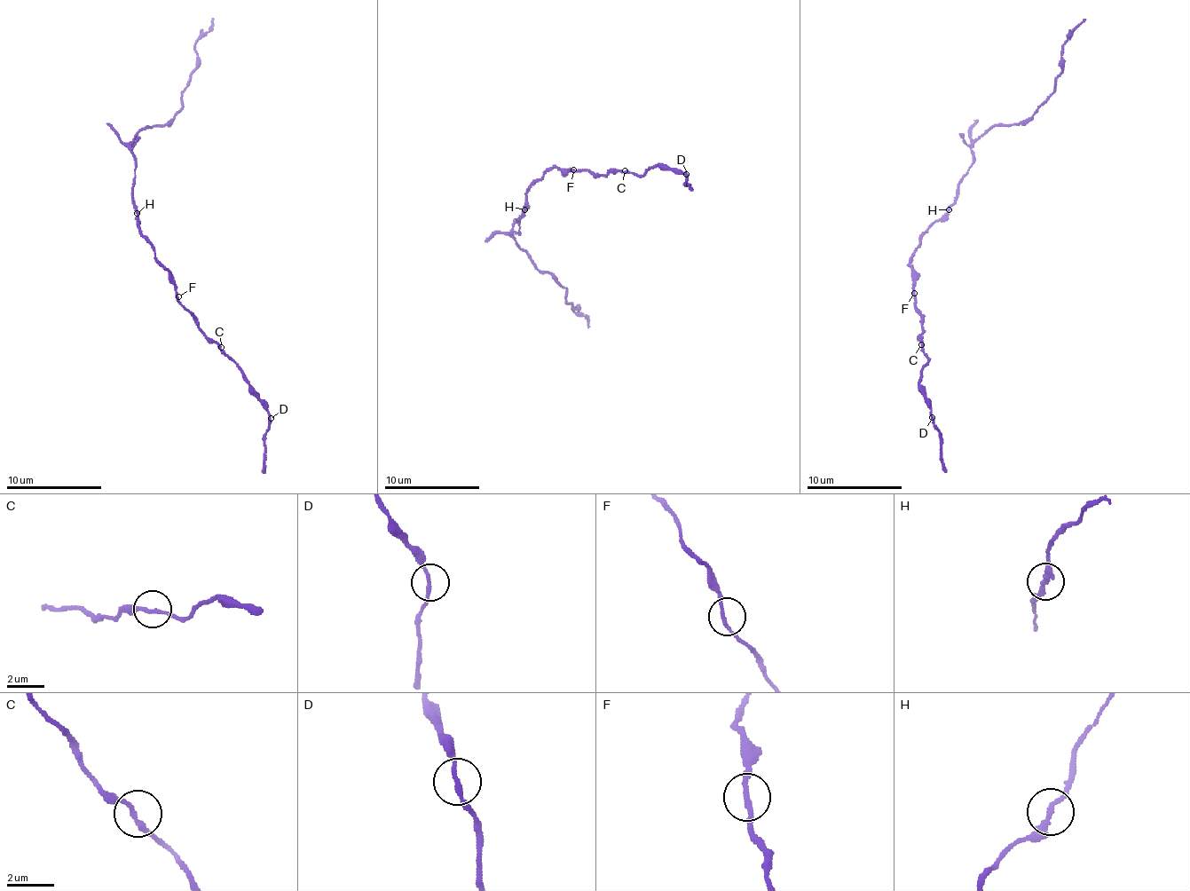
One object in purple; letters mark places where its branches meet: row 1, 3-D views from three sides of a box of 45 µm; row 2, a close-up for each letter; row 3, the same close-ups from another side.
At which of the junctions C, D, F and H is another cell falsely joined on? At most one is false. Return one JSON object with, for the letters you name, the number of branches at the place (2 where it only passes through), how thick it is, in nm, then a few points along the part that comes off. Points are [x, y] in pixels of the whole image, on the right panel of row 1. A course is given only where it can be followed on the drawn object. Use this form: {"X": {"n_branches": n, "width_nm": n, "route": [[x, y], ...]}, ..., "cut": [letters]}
{"cut": []}

